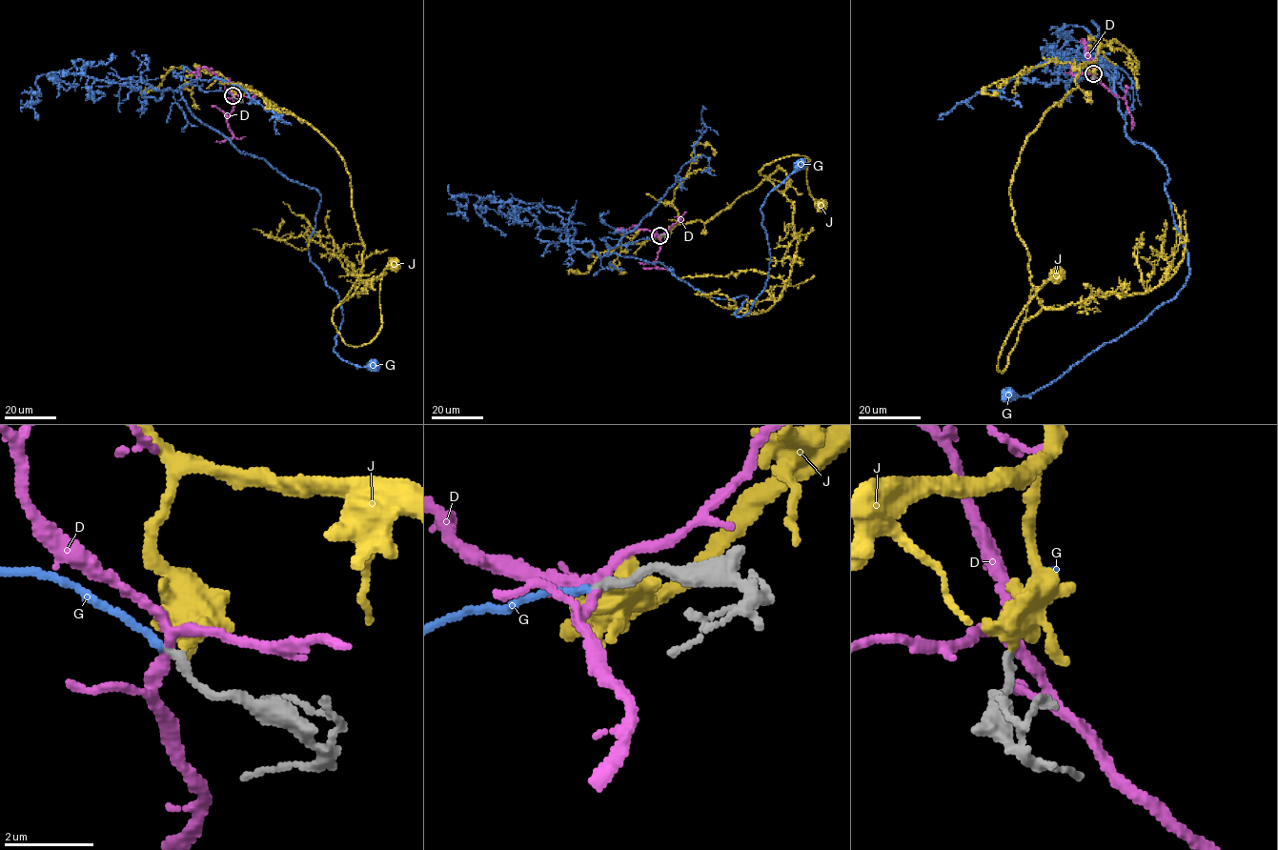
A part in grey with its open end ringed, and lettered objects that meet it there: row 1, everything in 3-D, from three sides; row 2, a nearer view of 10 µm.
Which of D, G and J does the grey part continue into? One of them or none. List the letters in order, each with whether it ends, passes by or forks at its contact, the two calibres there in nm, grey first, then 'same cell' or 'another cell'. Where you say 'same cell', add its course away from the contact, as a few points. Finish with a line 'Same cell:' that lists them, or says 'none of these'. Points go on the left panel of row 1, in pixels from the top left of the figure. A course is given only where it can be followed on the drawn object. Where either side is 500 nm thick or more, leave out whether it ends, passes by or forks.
D: it forks; calibres 180 and 220 nm; another cell
G: it ends; calibres 180 and 160 nm; same cell; course (233, 95), (180, 91), (242, 152), (318, 191), (308, 245), (340, 302), (333, 350), (372, 364)
J: it forks; calibres 190 and 320 nm; another cell
Same cell: G

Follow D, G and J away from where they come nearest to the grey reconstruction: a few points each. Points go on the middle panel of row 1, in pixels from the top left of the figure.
D: (660, 235), (661, 246), (654, 262), (659, 268), (642, 268)
G: (659, 235), (607, 253), (660, 262), (717, 298), (745, 295), (740, 316), (767, 278), (760, 208), (799, 164)
J: (660, 235), (712, 220), (778, 165), (787, 185), (760, 172), (795, 155), (807, 158), (809, 193), (820, 207)

